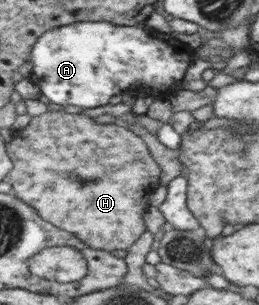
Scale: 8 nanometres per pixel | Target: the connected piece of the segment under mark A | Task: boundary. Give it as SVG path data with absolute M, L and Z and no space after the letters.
M110 20L73 22L45 32L34 44L30 59L34 68L30 78L41 88L43 95L61 106L101 107L111 103L111 97L126 93L131 85L137 91L151 94L153 100L169 100L181 89L194 53L196 51L187 43L173 39L171 34L151 29L142 22L135 26L111 23Z

